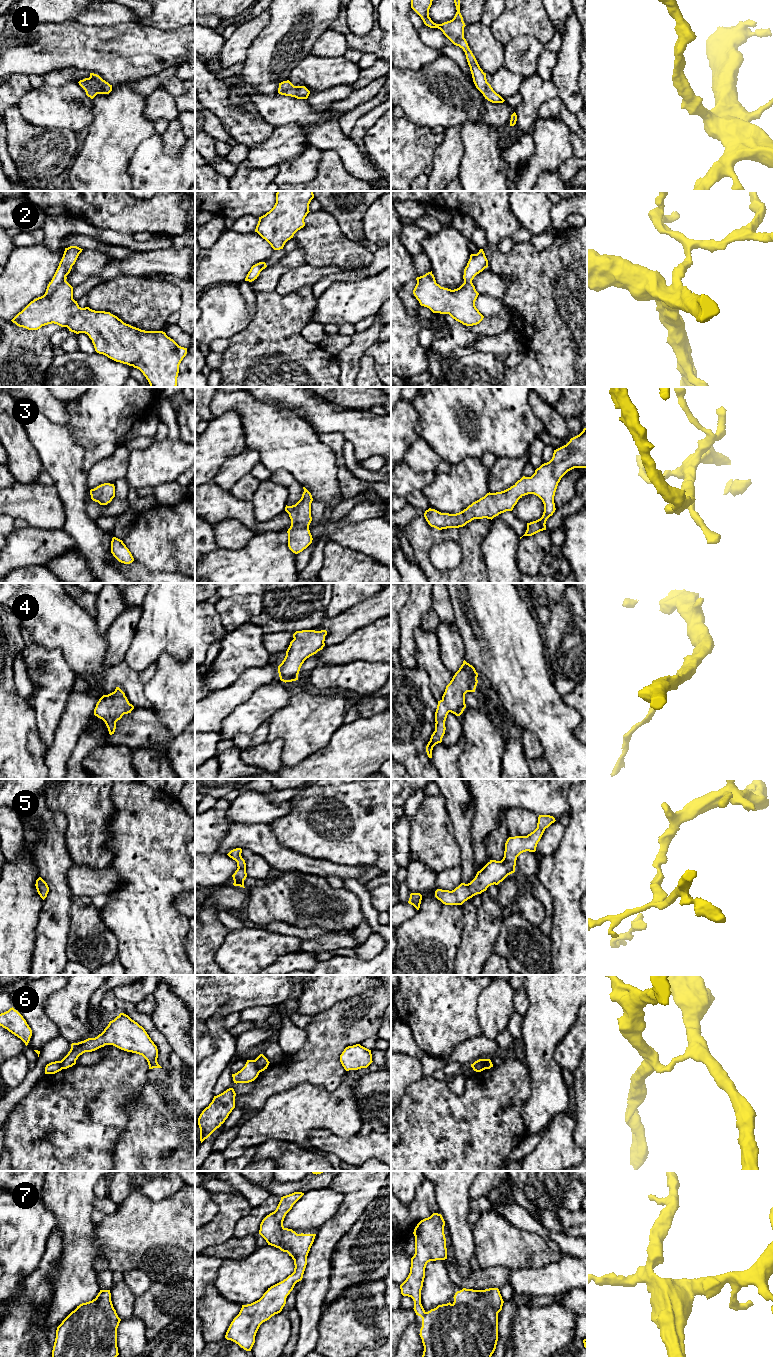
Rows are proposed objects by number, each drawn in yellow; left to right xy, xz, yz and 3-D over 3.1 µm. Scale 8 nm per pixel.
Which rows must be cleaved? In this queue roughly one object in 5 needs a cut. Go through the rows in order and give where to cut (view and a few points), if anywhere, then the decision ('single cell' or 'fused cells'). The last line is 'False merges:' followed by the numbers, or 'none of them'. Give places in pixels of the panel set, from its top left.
1: no cut | single cell
2: no cut | single cell
3: no cut | single cell
4: no cut | single cell
5: no cut | single cell
6: xz (253, 1060), (259, 1072) | fused cells
7: no cut | single cell
False merges: 6

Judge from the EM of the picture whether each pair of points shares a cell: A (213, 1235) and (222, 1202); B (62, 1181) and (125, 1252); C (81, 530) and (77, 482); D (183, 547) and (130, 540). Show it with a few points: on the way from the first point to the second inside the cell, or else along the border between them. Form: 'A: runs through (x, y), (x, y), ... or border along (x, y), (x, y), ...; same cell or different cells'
A: runs through (221, 1227), (223, 1224), (223, 1210); same cell
B: border along (96, 1224), (97, 1248); different cells
C: runs through (77, 518), (77, 494); same cell
D: runs through (170, 540), (143, 540); same cell

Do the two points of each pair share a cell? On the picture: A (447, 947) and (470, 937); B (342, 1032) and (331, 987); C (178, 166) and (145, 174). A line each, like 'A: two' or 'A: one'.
A: two
B: two
C: one

